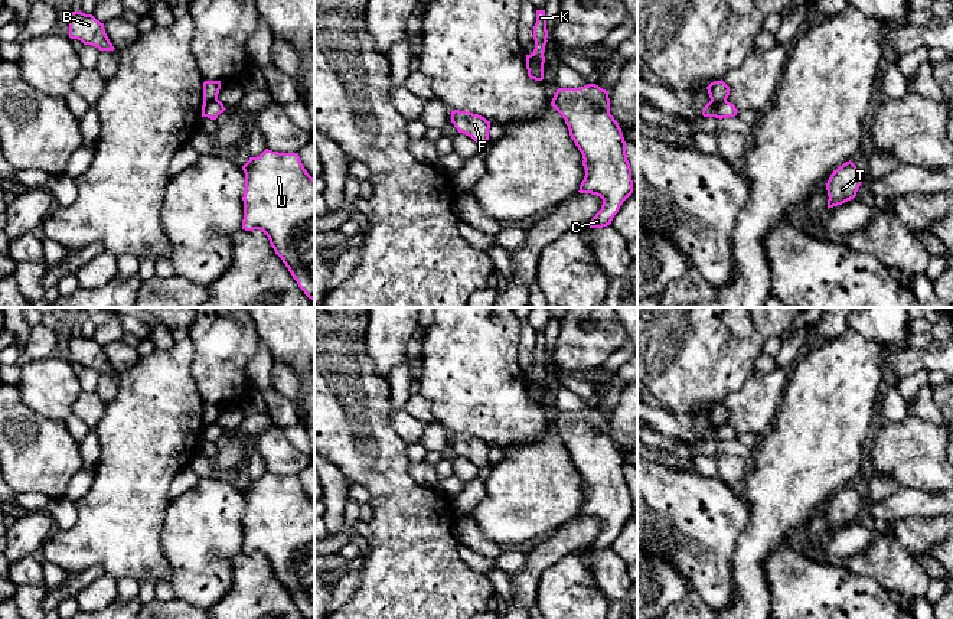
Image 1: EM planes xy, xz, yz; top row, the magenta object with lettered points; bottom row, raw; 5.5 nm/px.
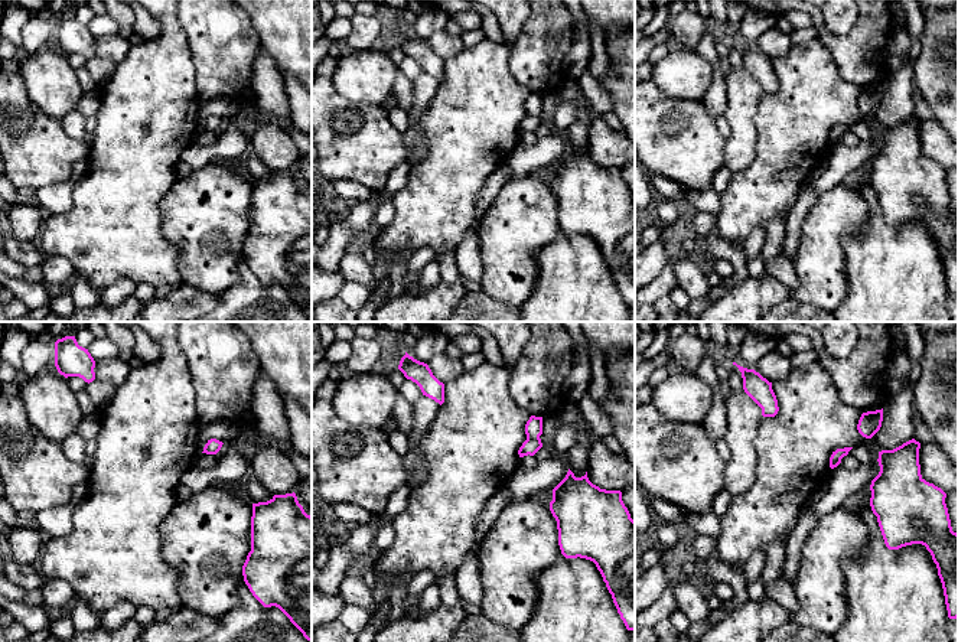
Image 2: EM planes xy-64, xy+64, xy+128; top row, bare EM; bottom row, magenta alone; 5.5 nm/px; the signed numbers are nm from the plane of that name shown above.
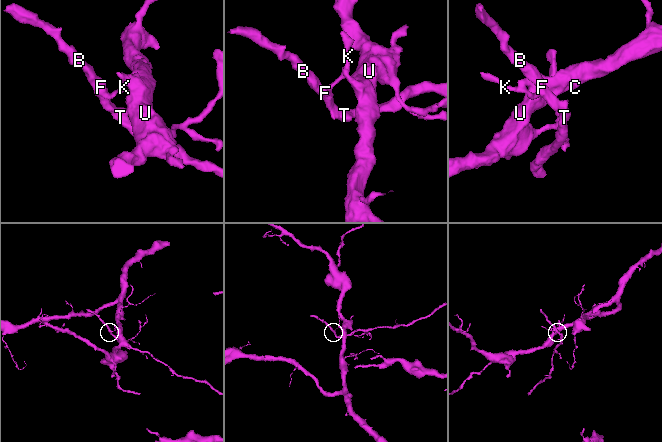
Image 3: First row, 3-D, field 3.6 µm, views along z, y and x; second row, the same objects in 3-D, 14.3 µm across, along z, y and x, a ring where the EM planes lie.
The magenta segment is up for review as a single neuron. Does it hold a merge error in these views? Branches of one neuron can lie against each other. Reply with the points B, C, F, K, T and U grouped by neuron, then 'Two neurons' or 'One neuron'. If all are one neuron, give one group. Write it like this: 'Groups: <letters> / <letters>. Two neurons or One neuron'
Groups: B F K T / C U. Two neurons

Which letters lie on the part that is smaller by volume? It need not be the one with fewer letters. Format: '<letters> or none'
B, F, K, T

